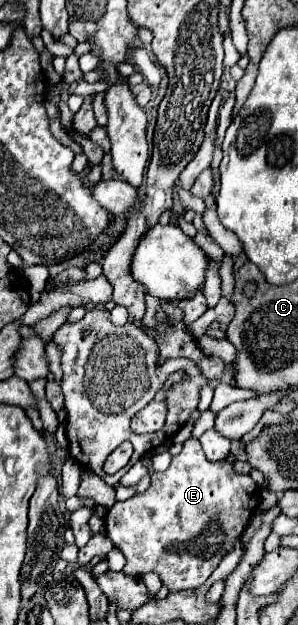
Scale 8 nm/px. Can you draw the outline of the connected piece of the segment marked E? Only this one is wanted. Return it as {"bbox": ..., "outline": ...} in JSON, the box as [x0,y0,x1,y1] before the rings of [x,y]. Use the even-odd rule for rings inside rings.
{"bbox":[104,438,256,592],"outline":[[[190,438],[186,440],[184,450],[176,458],[172,458],[172,464],[164,472],[152,474],[152,482],[144,494],[136,494],[130,500],[116,502],[108,510],[104,522],[106,534],[112,540],[114,548],[118,548],[126,558],[124,574],[142,576],[146,572],[156,572],[160,574],[164,586],[180,592],[180,590],[194,590],[208,580],[218,562],[226,556],[226,552],[234,548],[254,508],[256,508],[256,484],[252,484],[252,478],[248,474],[236,474],[232,464],[224,460],[220,462],[208,460],[204,456],[200,442]]]}

